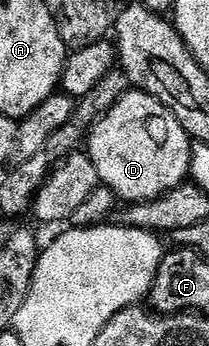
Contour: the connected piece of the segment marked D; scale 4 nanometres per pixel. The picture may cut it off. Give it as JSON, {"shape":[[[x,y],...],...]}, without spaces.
{"shape":[[[131,90],[100,117],[98,123],[88,133],[88,155],[96,166],[99,181],[114,193],[119,201],[130,204],[143,204],[146,200],[155,200],[179,188],[190,176],[190,158],[192,155],[192,137],[183,130],[176,117],[170,115],[155,96],[146,92]]]}

